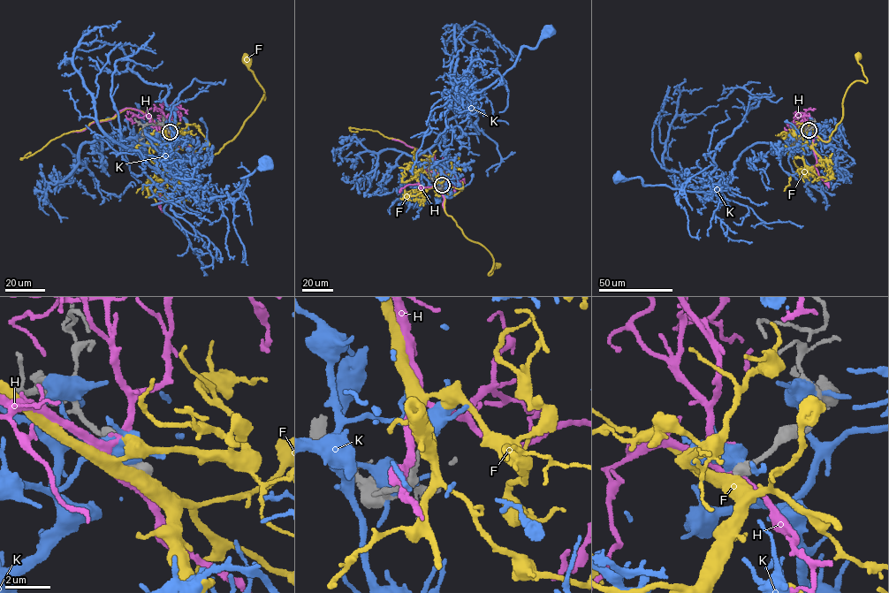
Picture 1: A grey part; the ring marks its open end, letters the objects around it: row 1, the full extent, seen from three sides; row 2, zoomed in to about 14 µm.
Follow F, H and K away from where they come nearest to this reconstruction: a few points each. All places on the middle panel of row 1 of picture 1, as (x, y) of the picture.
F: (442, 185), (445, 213), (465, 236), (490, 253), (493, 261), (488, 275), (497, 266)
H: (441, 185), (437, 163), (433, 158), (391, 139)
K: (441, 185), (429, 183), (413, 157), (429, 148), (448, 119), (464, 115), (459, 99), (496, 81), (550, 28)

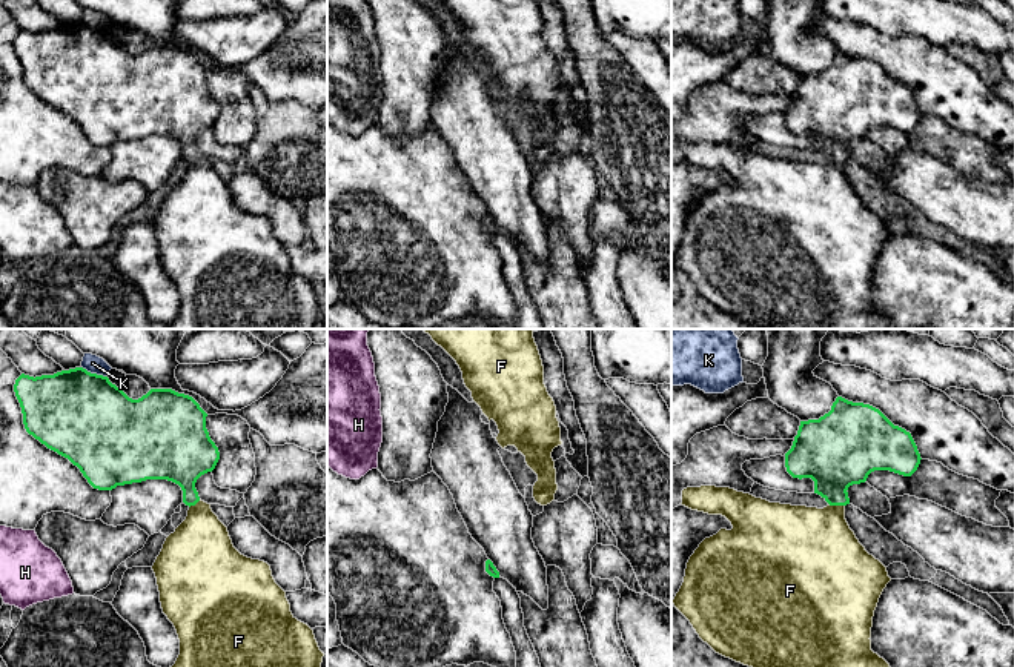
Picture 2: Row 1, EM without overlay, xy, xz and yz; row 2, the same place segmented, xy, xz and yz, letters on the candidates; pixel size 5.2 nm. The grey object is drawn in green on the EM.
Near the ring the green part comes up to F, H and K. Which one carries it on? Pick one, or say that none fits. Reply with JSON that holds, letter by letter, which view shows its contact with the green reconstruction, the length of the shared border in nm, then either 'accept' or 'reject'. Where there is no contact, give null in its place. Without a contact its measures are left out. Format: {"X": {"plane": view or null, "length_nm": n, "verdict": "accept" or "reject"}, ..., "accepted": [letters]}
{"F": {"plane": "yz", "length_nm": 90, "verdict": "accept"}, "H": {"plane": null, "verdict": "reject"}, "K": {"plane": "xy", "length_nm": 140, "verdict": "reject"}, "accepted": ["F"]}

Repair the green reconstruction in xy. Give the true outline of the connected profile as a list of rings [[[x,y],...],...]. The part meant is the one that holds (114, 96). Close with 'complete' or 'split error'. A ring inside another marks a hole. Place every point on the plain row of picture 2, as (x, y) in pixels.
[[[83,23],[35,34],[22,29],[14,48],[26,88],[77,121],[94,144],[112,146],[146,135],[167,135],[181,143],[187,172],[166,194],[152,221],[163,269],[180,295],[180,310],[166,329],[315,329],[321,324],[324,309],[313,286],[292,270],[270,221],[241,211],[210,160],[198,152],[195,138],[215,124],[220,108],[206,85],[207,69],[192,52],[151,45],[132,55],[108,32]]]; split error

